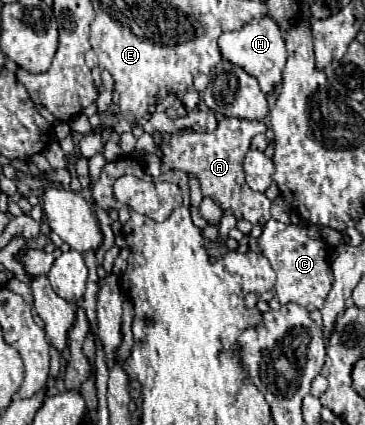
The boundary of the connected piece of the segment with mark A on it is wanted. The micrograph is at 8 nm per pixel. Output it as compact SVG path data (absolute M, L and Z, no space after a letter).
M235 117L221 119L217 129L211 133L177 129L169 137L165 137L163 145L159 147L163 153L161 161L167 169L181 169L187 175L195 175L199 179L203 197L211 197L213 203L221 207L221 211L231 211L237 219L251 221L251 225L263 225L271 219L269 215L271 201L263 193L251 191L251 187L245 183L241 163L243 155L249 151L251 139L257 133L265 133L265 129L267 129L265 123Z

